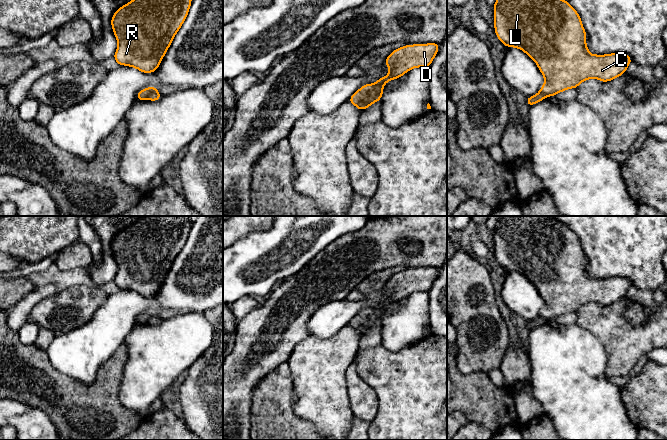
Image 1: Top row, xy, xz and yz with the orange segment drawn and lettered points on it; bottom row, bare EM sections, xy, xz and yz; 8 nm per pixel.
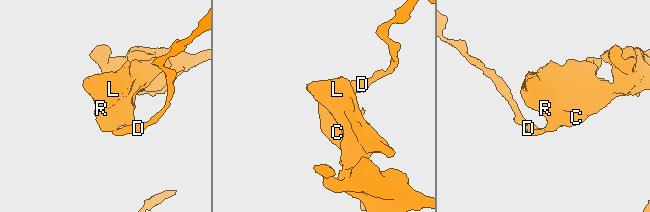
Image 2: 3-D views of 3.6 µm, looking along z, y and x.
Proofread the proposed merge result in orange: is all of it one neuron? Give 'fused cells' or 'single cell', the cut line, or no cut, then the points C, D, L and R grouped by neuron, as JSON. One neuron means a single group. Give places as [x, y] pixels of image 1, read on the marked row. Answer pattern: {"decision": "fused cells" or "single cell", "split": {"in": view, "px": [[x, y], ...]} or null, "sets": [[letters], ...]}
{"decision": "single cell", "split": null, "sets": [["C", "D", "L", "R"]]}

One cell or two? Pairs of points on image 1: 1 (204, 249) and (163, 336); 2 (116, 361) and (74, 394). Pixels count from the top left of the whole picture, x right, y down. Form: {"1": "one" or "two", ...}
{"1": "one", "2": "one"}

